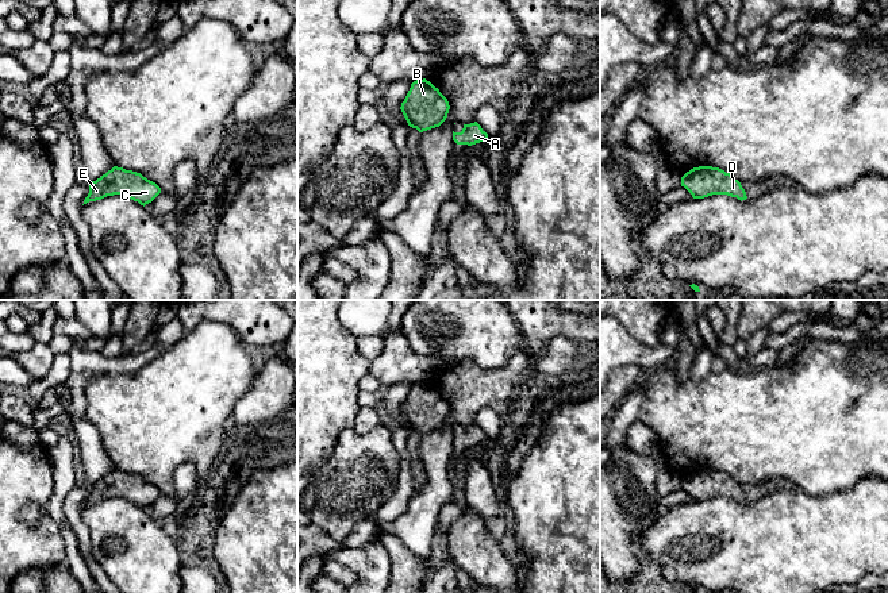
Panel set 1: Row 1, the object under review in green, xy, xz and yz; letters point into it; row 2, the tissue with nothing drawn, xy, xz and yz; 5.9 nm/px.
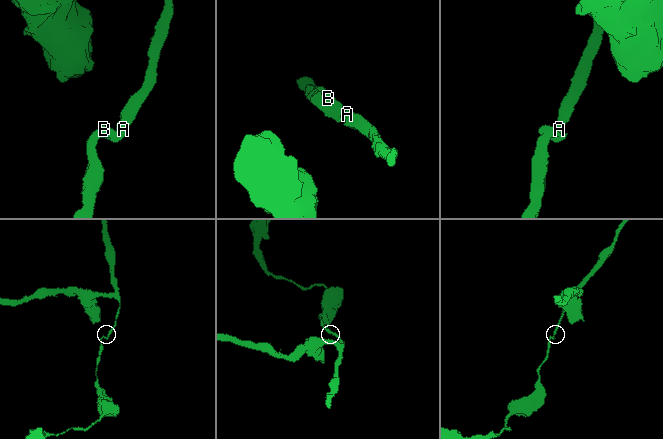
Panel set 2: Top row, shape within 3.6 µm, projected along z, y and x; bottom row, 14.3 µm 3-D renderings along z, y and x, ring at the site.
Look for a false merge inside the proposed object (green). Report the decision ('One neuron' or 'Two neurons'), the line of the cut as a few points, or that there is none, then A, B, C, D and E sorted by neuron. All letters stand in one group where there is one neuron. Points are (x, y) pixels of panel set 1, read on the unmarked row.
One neuron. No split. Groups: A B C D E

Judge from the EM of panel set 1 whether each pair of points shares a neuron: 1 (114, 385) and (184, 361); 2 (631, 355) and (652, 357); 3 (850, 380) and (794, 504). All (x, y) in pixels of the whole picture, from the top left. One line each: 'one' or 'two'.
1: one
2: one
3: two

